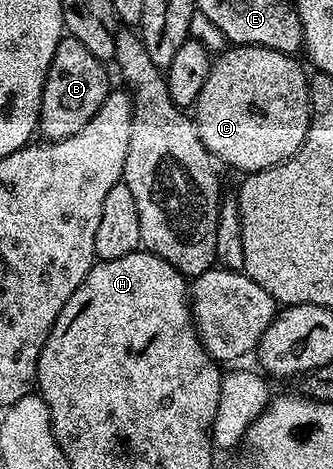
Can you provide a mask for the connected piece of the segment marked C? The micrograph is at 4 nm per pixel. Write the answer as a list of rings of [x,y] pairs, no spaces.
[[[236,44],[228,47],[226,51],[212,63],[211,69],[209,70],[209,78],[205,78],[205,86],[201,88],[201,94],[195,103],[193,119],[195,128],[199,132],[201,142],[208,148],[212,157],[214,157],[220,165],[228,164],[229,167],[236,168],[239,174],[250,174],[252,172],[260,172],[266,168],[272,168],[278,164],[283,164],[289,157],[296,156],[296,154],[299,153],[299,148],[305,142],[307,131],[311,125],[311,86],[308,73],[303,73],[302,66],[299,65],[295,59],[296,57],[294,55],[286,52],[278,52],[272,48],[266,48],[265,46]]]

